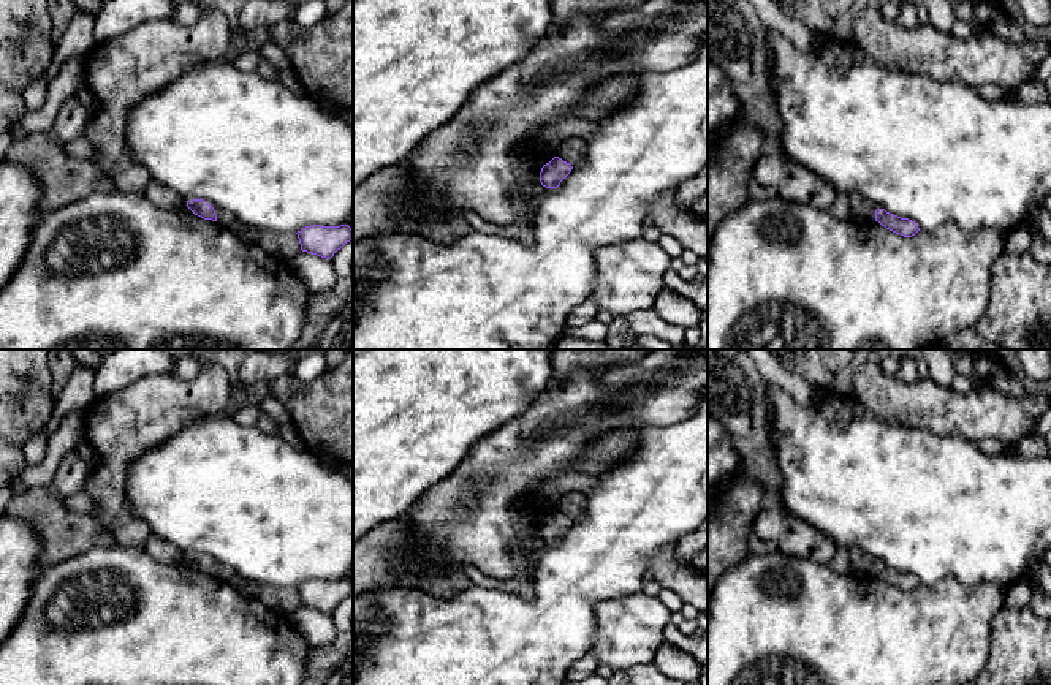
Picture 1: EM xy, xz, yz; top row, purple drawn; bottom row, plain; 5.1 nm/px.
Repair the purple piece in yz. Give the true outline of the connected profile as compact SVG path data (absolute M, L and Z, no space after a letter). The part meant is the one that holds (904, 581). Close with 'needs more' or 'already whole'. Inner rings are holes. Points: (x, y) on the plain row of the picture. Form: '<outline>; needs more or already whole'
M885 563L875 565L875 576L878 576L886 584L890 584L896 588L901 588L904 592L912 592L920 585L918 579L915 576L893 570L893 568L886 566Z; already whole

